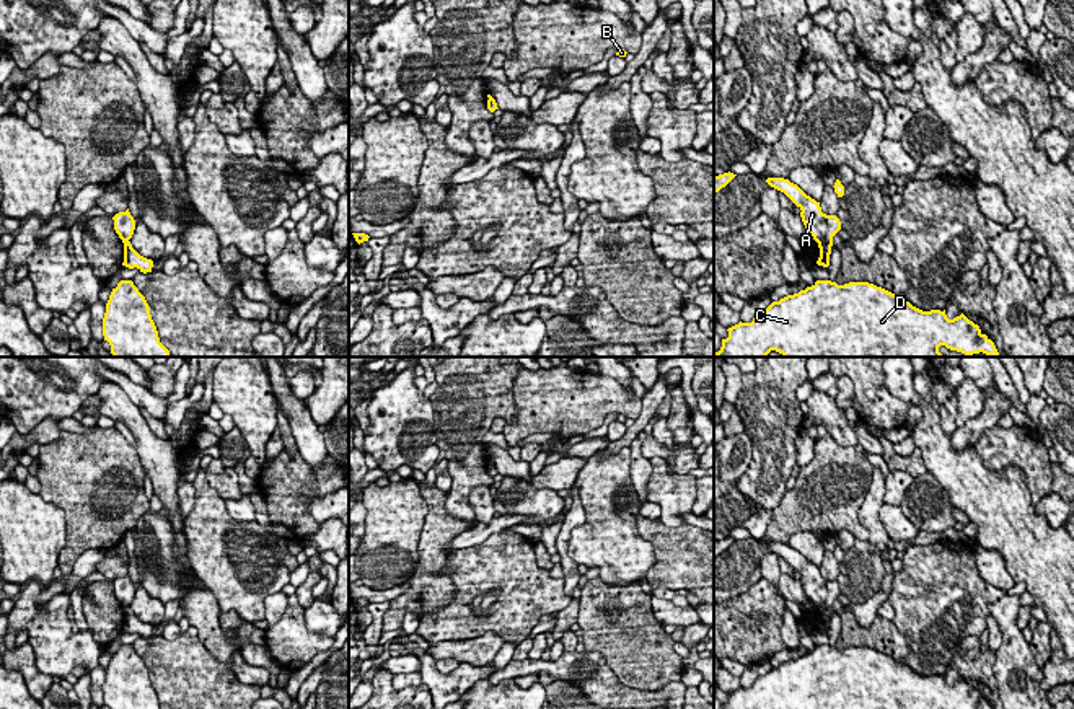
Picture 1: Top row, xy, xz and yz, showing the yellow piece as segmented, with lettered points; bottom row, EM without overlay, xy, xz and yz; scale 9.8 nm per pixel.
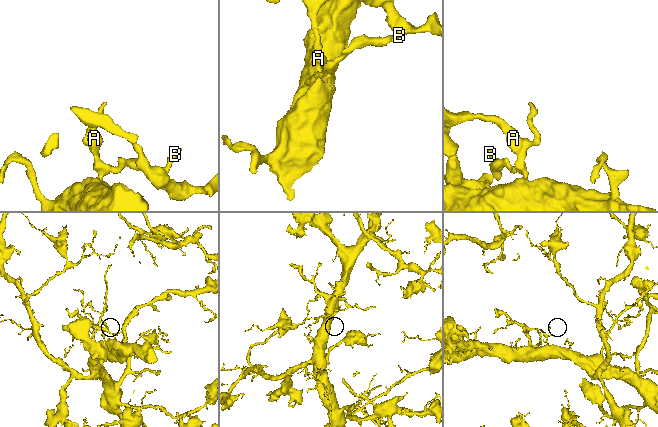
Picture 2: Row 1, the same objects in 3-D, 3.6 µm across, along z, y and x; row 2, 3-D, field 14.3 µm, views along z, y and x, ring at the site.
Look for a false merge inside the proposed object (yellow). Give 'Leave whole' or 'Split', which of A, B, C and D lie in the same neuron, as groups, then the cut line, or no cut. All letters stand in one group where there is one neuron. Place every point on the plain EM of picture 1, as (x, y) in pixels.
Split. Groups: A / B C D. Split along yz (827, 581), (827, 600), (818, 608)

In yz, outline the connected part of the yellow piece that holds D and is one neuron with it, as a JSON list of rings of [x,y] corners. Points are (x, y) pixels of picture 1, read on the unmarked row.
[[[817,645],[799,658],[758,675],[751,688],[727,694],[722,709],[994,709],[963,678],[949,685],[945,675],[922,676],[901,662],[869,647],[838,650]]]

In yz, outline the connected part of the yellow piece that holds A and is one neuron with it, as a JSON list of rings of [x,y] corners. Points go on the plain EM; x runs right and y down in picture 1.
[[[768,543],[766,548],[784,557],[802,577],[802,587],[817,608],[823,606],[828,597],[826,579],[820,567],[807,561],[797,549],[784,543]]]

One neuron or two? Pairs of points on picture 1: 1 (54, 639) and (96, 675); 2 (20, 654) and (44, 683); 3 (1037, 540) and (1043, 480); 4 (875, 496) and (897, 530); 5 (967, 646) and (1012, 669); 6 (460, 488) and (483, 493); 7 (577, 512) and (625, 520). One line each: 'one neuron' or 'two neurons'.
1: two neurons
2: one neuron
3: two neurons
4: two neurons
5: two neurons
6: two neurons
7: two neurons

